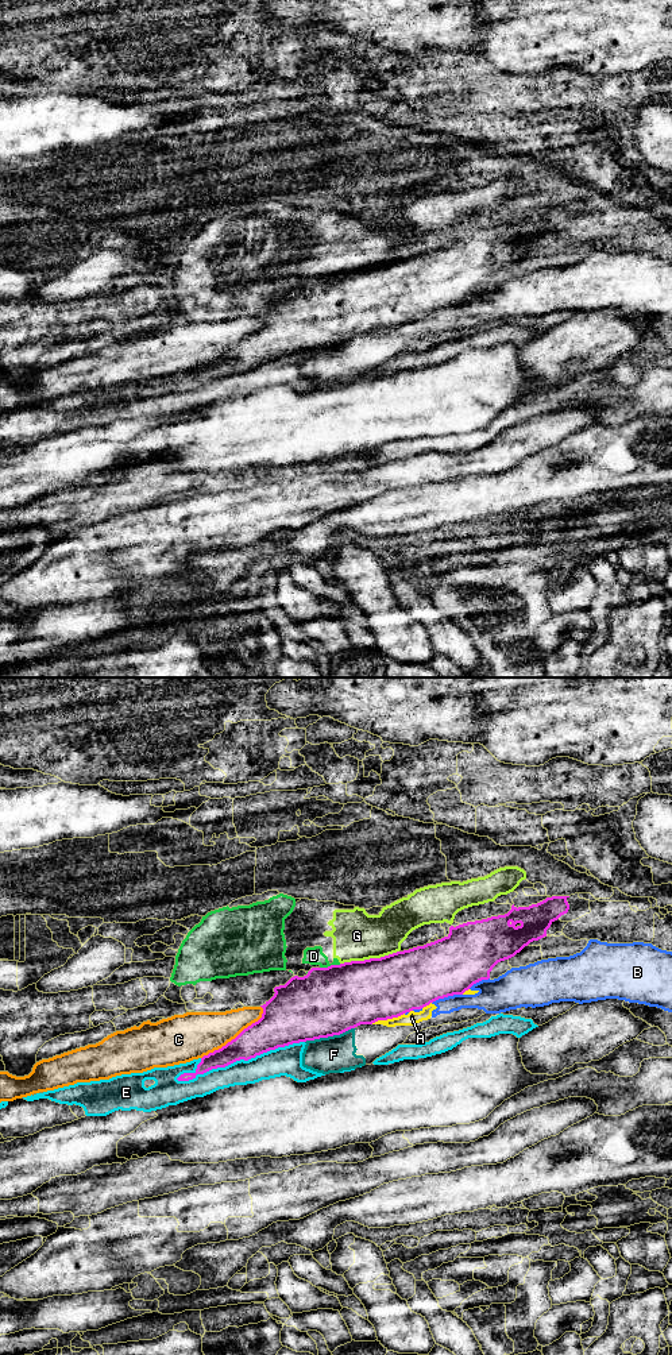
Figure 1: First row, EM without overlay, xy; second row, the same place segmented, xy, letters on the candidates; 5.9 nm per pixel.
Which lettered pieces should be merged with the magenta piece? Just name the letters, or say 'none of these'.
none of these

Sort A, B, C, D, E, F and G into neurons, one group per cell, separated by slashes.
A B F / C / D G / E

